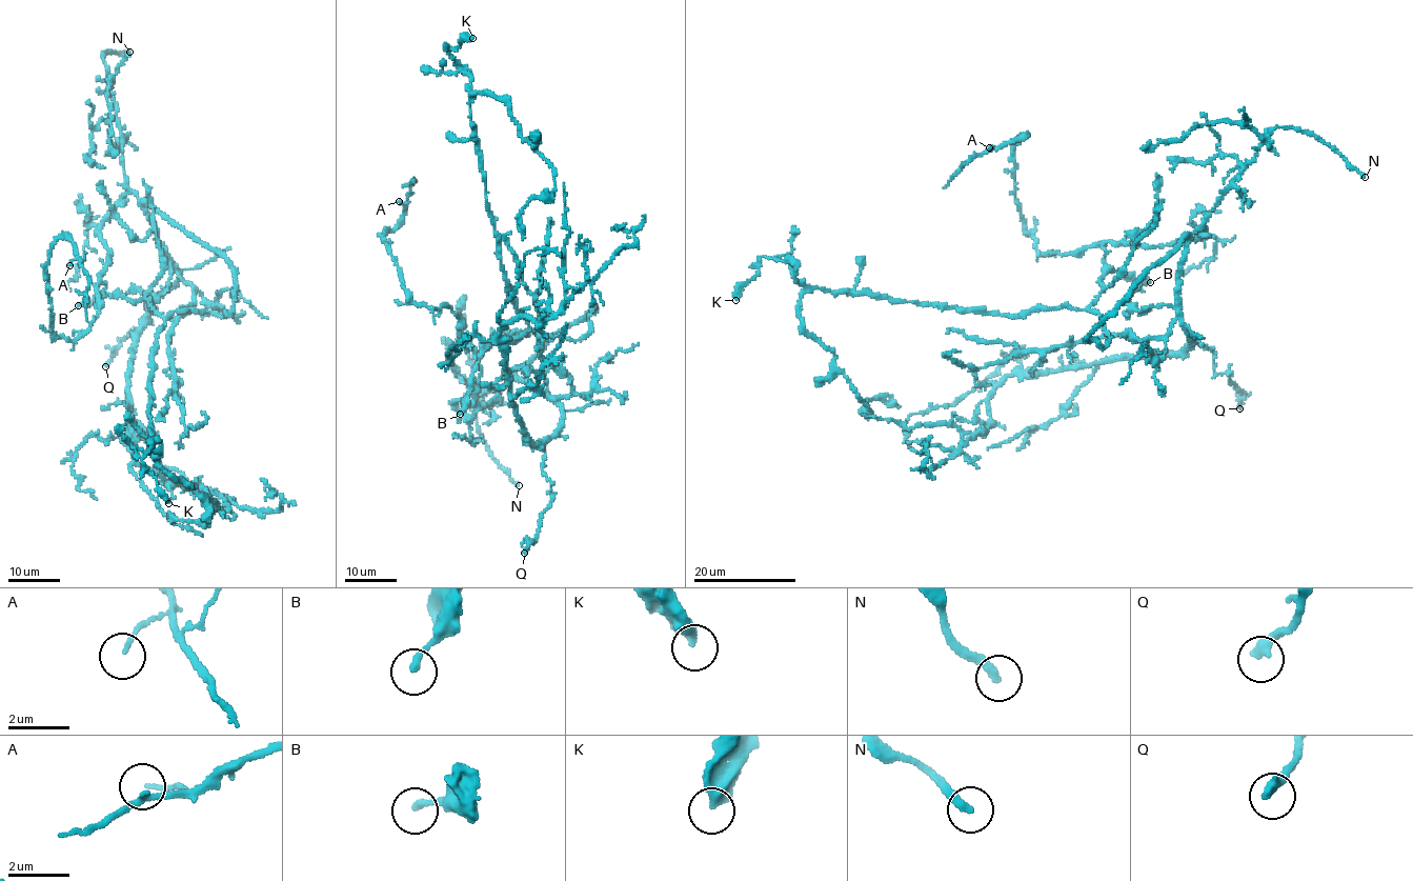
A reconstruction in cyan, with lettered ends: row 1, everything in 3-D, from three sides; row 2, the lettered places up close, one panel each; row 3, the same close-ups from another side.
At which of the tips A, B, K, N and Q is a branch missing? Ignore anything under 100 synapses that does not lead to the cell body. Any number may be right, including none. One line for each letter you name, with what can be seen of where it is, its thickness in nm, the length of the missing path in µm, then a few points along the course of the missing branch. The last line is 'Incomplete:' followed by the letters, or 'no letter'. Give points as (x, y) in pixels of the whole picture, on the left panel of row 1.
N: at (129, 52); 280 nm thick; about 35 µm are missing; missing branch runs (129, 52), (129, 47), (134, 48), (130, 37), (133, 37), (119, 14), (103, 13), (101, 5)
Incomplete: N

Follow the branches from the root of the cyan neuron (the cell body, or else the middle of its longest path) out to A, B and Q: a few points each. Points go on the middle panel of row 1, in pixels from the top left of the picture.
A: (580, 319), (478, 405), (480, 360), (458, 315), (416, 305), (382, 239), (404, 215), (399, 201)
B: (580, 319), (594, 306), (590, 332), (574, 340), (529, 329), (488, 345), (460, 414)
Q: (580, 319), (515, 373), (554, 402), (562, 420), (543, 446), (541, 469), (553, 499), (524, 553)

